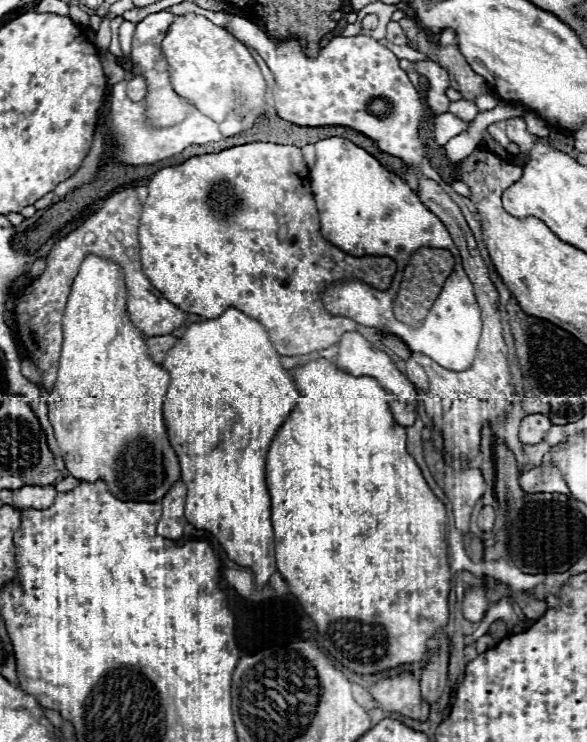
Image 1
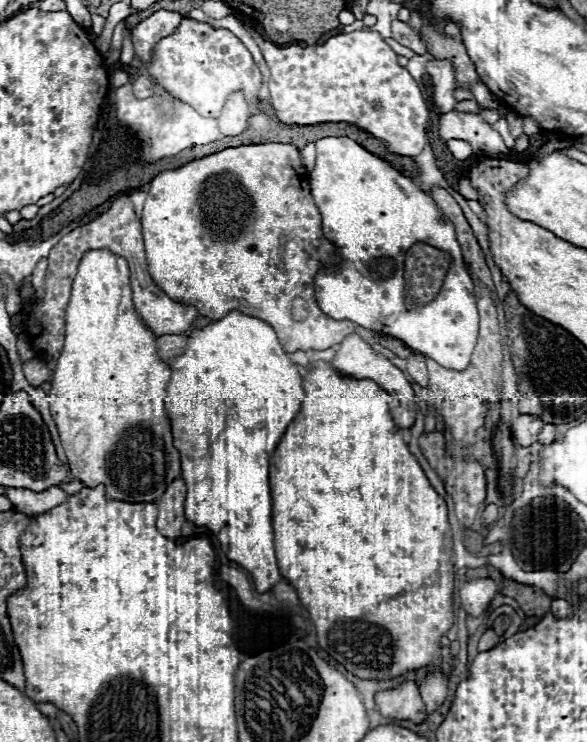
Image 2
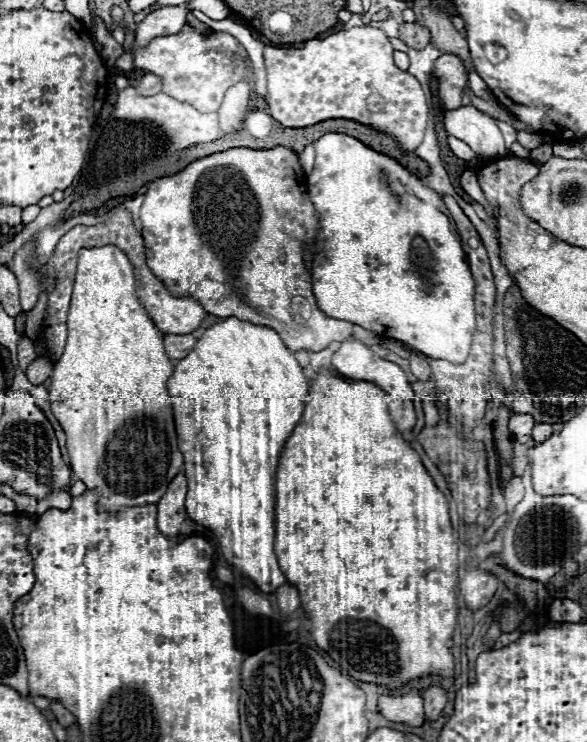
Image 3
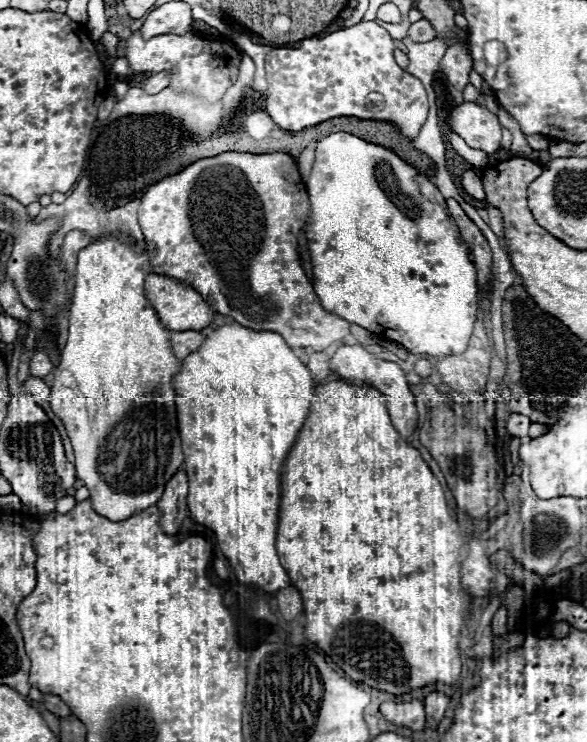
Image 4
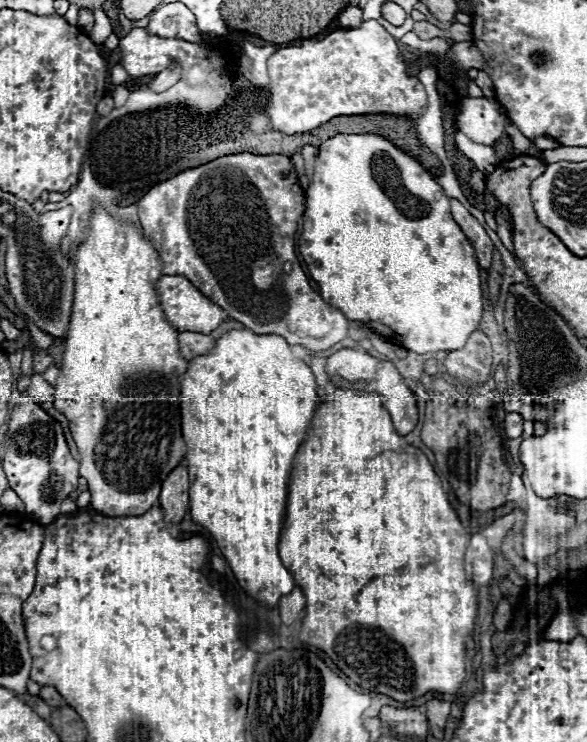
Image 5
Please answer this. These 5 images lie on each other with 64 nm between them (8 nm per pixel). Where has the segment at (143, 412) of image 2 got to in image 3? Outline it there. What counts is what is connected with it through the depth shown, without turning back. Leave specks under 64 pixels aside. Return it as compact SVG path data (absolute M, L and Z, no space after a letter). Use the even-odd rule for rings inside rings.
M102 246L102 248L90 248L90 250L82 250L80 258L78 258L78 270L76 270L76 280L74 280L74 294L72 294L72 302L70 302L70 310L68 310L68 340L66 340L66 348L64 354L60 356L60 360L54 364L54 372L50 376L52 386L50 386L50 408L52 414L56 416L56 420L60 422L64 434L66 434L66 450L70 456L70 468L74 478L82 480L86 484L88 490L100 490L102 498L100 498L100 510L118 510L120 506L144 506L144 504L156 504L162 494L168 488L168 482L172 482L172 478L182 470L182 454L178 450L178 442L176 442L176 432L174 432L174 418L172 418L172 408L170 408L170 398L168 398L168 390L166 390L166 382L172 376L172 360L164 354L164 344L162 344L164 334L152 324L148 312L140 306L138 298L136 298L136 276L134 276L134 268L130 264L130 260L126 258L124 252L120 252L116 246Z

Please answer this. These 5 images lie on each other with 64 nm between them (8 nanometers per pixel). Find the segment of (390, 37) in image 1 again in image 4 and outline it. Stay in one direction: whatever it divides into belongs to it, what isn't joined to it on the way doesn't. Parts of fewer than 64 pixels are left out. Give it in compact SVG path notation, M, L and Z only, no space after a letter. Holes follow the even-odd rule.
M418 20L408 28L408 38L412 42L430 42L436 38L436 30L426 20Z

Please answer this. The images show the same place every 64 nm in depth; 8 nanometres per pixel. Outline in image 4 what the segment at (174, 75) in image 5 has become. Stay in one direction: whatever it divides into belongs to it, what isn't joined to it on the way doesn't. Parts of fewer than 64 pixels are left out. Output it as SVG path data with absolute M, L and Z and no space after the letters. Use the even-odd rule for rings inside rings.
M160 72L160 74L148 76L148 78L144 80L142 90L144 90L146 94L158 94L158 92L164 90L168 84L170 84L170 76L168 76L166 72Z

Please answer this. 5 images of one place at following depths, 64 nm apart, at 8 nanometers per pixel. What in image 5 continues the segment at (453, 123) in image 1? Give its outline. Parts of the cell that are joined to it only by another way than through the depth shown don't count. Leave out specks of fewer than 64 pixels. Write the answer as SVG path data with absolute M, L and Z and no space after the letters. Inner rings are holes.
M464 98L456 114L456 126L472 142L494 146L504 134L504 114L492 98Z

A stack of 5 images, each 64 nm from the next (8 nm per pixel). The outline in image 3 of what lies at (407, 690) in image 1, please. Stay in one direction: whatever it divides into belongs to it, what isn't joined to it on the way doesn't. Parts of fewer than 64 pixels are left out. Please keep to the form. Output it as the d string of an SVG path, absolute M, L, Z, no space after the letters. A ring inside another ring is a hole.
M408 690L398 696L380 696L378 698L380 714L390 722L408 722L410 726L424 724L424 708L422 698L416 690Z

